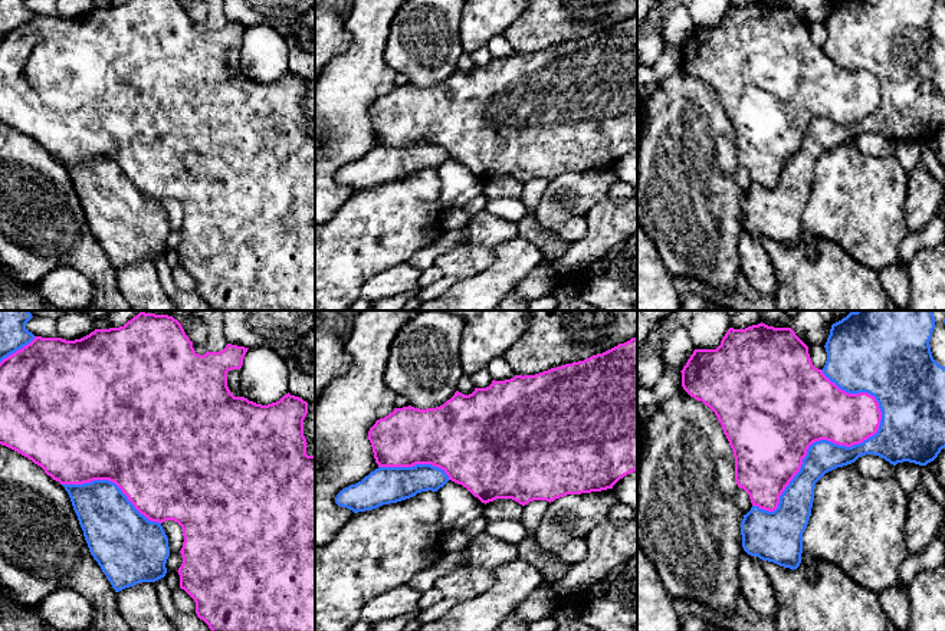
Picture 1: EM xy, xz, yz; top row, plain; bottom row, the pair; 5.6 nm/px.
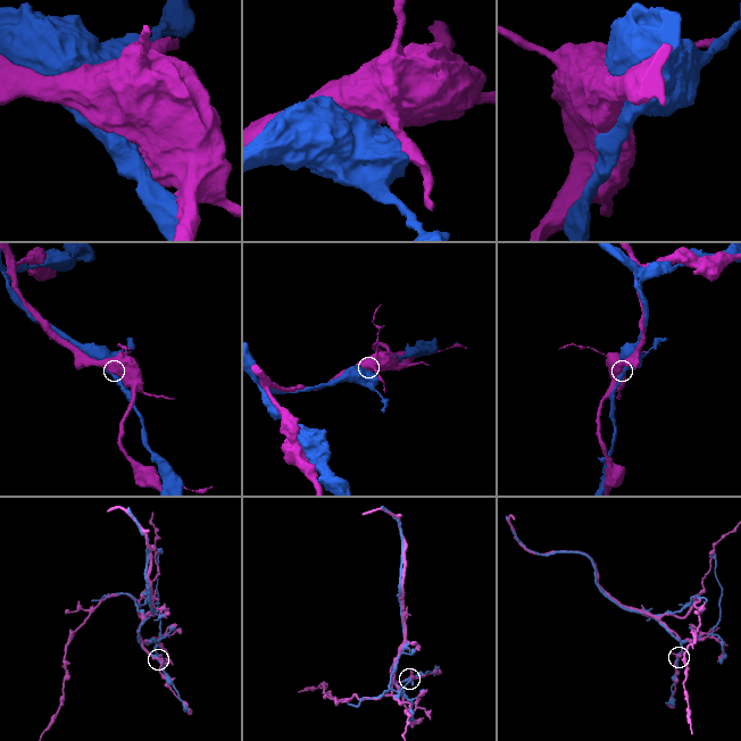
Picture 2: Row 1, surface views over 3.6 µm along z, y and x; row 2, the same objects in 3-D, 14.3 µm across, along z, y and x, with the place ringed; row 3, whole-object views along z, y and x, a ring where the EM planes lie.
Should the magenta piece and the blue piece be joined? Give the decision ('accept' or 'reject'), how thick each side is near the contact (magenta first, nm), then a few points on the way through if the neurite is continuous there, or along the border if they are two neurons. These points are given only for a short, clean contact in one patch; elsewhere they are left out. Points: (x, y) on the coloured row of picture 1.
reject; 500 nm thick on the magenta side, 180 nm on the other

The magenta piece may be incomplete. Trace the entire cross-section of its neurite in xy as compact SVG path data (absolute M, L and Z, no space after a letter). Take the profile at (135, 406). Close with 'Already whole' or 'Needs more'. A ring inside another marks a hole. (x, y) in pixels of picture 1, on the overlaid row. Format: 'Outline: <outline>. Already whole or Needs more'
Outline: M144 310L124 326L95 329L75 341L35 336L30 344L0 362L0 444L40 466L60 484L109 480L148 520L177 522L184 536L180 551L183 563L177 571L180 588L194 599L197 617L211 631L315 631L315 456L306 454L308 443L303 436L308 402L289 392L268 405L234 397L227 387L227 372L242 368L247 349L227 344L223 351L198 355L177 319Z. Already whole

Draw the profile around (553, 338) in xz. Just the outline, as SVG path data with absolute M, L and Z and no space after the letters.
M529 310L524 335L505 361L515 375L535 375L584 361L637 336L637 310Z

